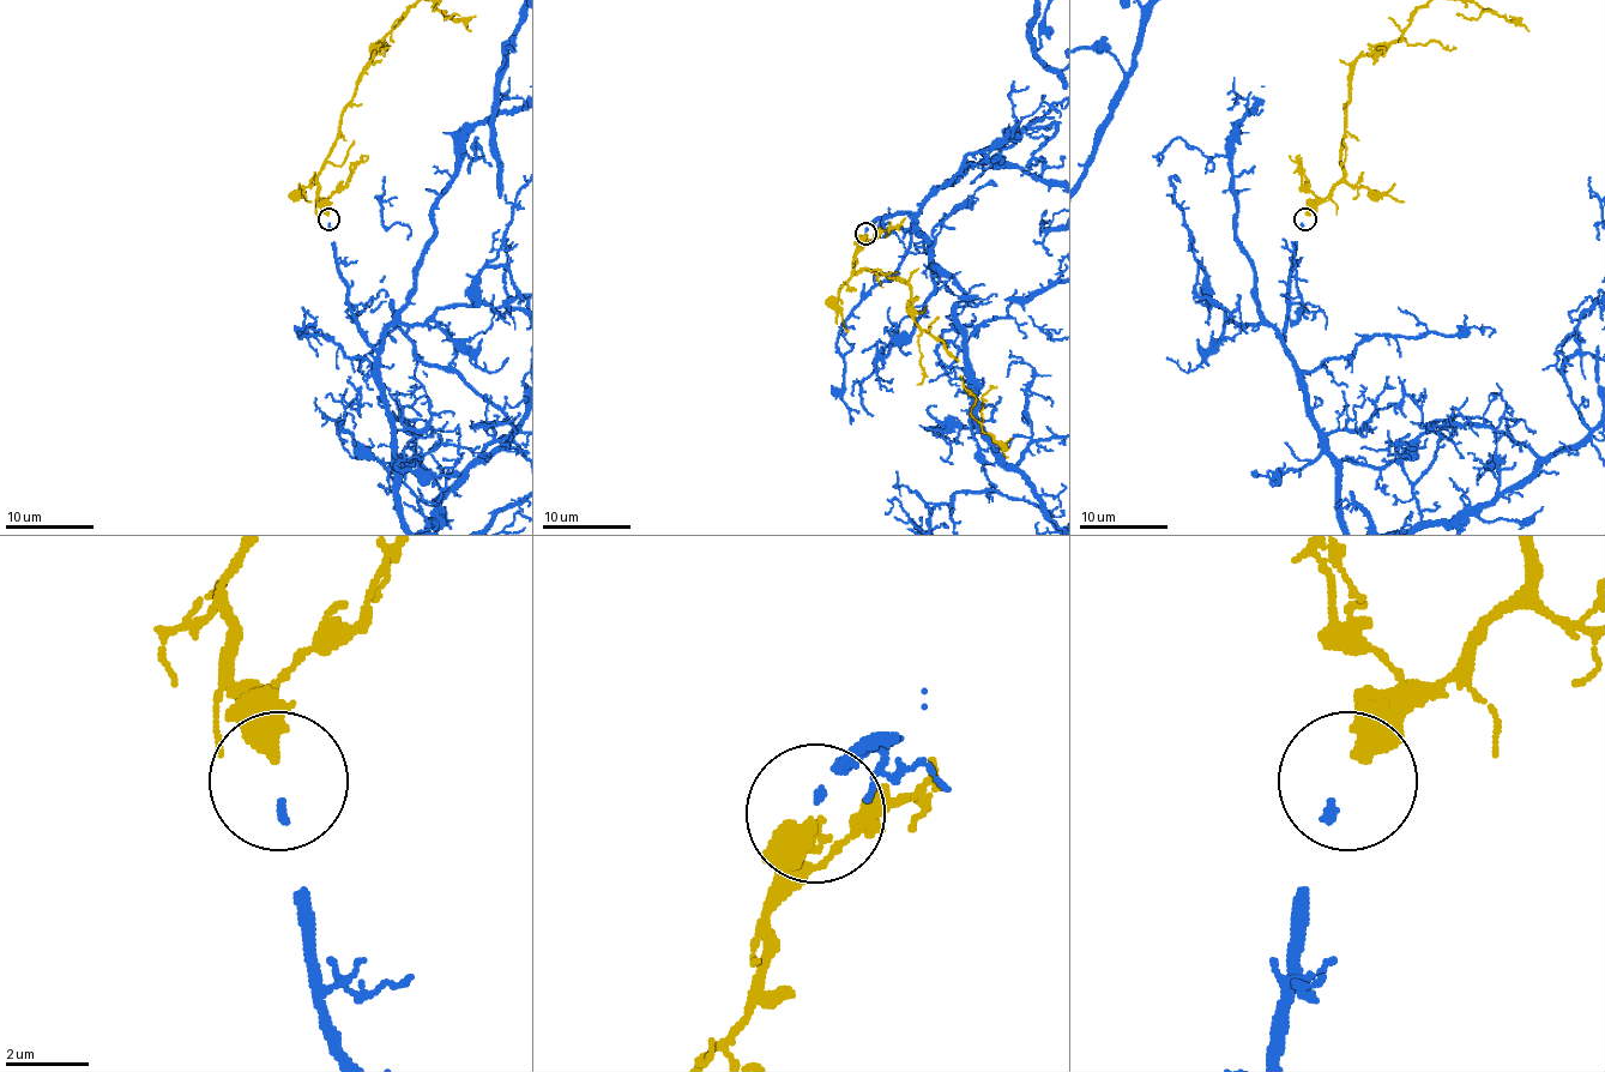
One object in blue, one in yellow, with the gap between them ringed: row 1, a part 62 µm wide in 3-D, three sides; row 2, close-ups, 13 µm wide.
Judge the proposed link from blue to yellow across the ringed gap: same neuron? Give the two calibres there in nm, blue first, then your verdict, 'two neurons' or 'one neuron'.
180 nm thick on the blue side, 480 nm on the other; one neuron

